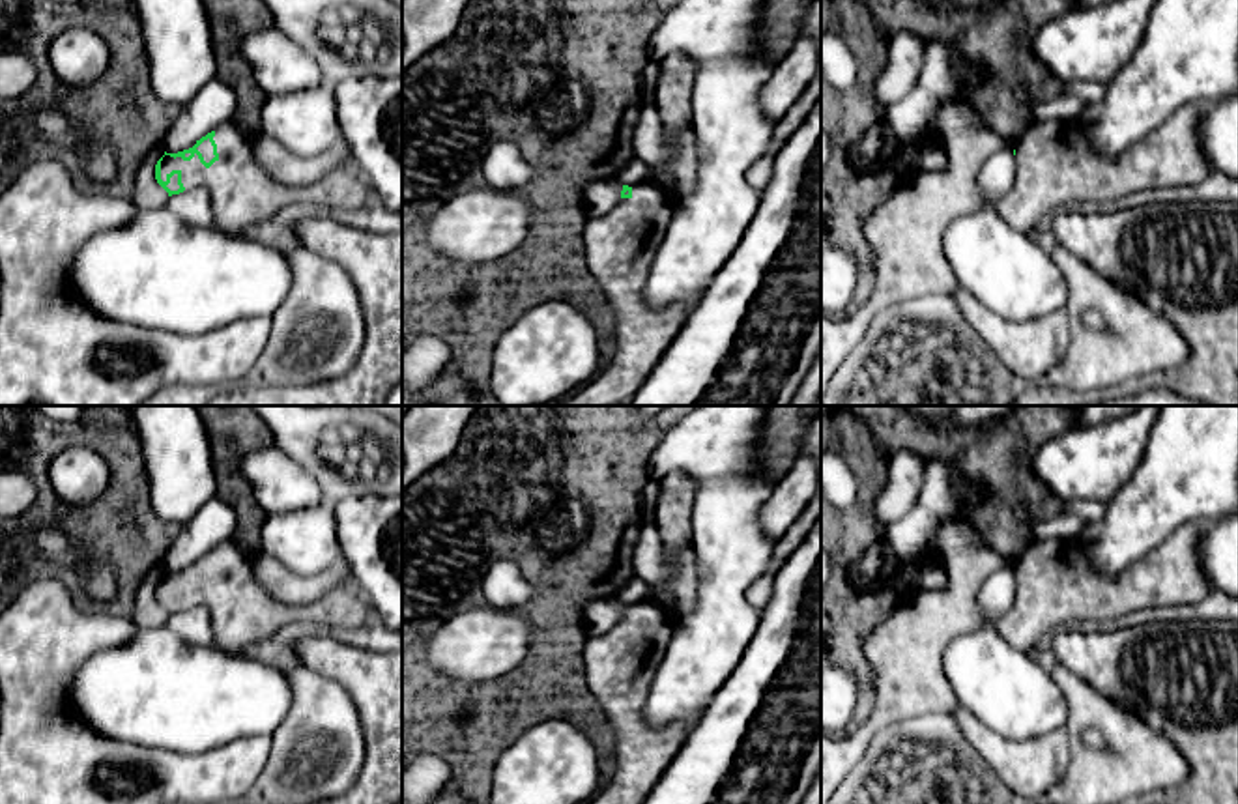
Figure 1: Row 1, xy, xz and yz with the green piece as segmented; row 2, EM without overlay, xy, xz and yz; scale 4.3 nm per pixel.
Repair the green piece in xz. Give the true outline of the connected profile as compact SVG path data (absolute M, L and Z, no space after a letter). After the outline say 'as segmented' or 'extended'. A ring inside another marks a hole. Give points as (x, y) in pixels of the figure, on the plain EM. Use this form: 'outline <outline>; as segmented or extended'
outline M655 524L641 525L632 553L632 570L634 576L649 587L666 589L671 596L673 611L669 613L649 600L636 606L623 604L621 619L613 628L604 634L587 636L583 651L585 681L613 725L615 772L583 804L641 804L694 727L692 724L666 724L655 727L643 716L653 677L673 638L677 619L696 608L698 572L694 548L690 546L669 557Z; extended

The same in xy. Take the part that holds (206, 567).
outline M234 540L189 568L165 570L155 598L168 615L206 606L213 645L228 653L269 639L294 623L357 628L372 619L344 557L316 576L299 578L264 552L247 555Z; extended

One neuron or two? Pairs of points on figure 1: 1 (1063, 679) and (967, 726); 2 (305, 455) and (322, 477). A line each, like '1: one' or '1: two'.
1: two
2: one

